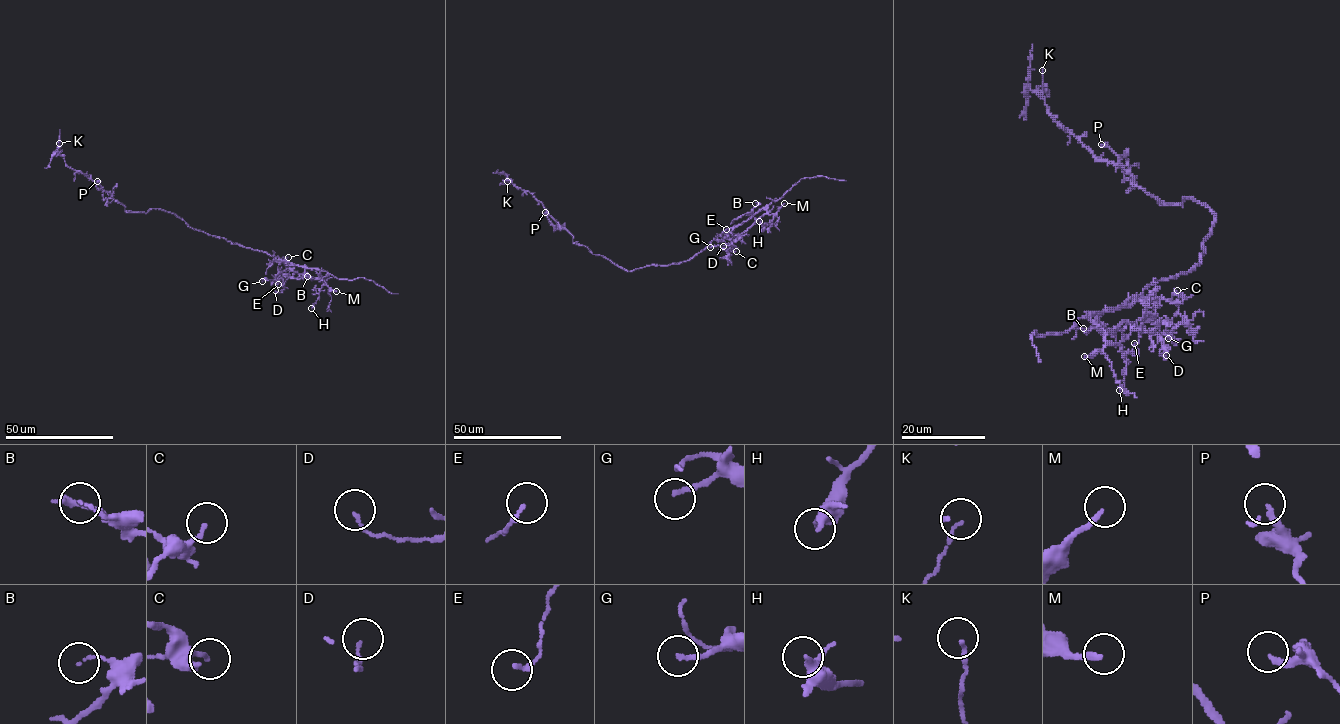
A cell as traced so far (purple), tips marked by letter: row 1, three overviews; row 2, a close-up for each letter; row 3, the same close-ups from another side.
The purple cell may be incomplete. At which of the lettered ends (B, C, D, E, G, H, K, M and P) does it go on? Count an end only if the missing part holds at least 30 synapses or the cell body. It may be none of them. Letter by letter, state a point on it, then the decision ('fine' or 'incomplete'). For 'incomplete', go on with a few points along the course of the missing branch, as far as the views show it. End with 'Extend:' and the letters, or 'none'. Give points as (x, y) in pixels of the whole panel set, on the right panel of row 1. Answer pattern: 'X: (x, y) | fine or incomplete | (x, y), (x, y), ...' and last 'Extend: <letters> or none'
B: (1083, 328) | fine
C: (1177, 290) | fine
D: (1166, 355) | fine
E: (1134, 343) | fine
G: (1168, 338) | fine
H: (1119, 390) | fine
K: (1042, 70) | fine
M: (1084, 356) | fine
P: (1101, 144) | fine
Extend: none

